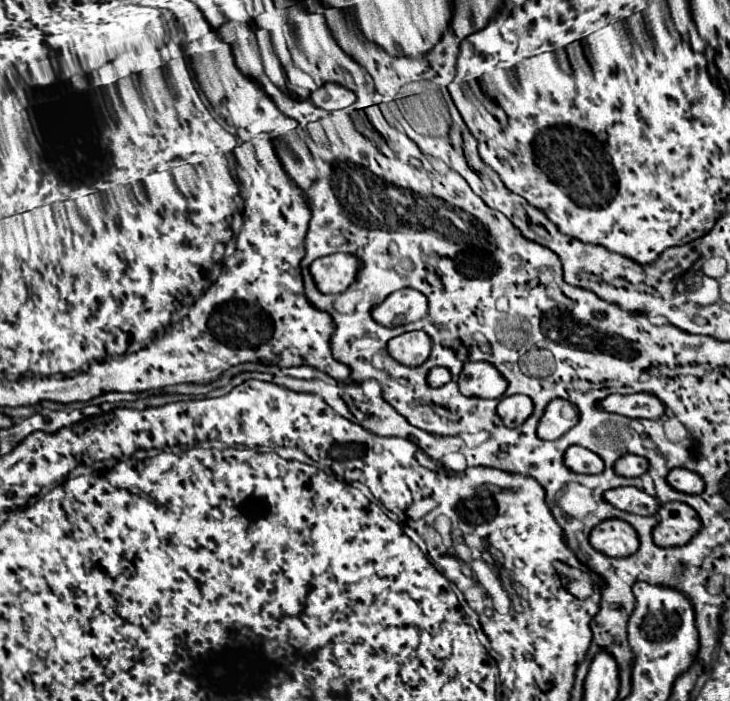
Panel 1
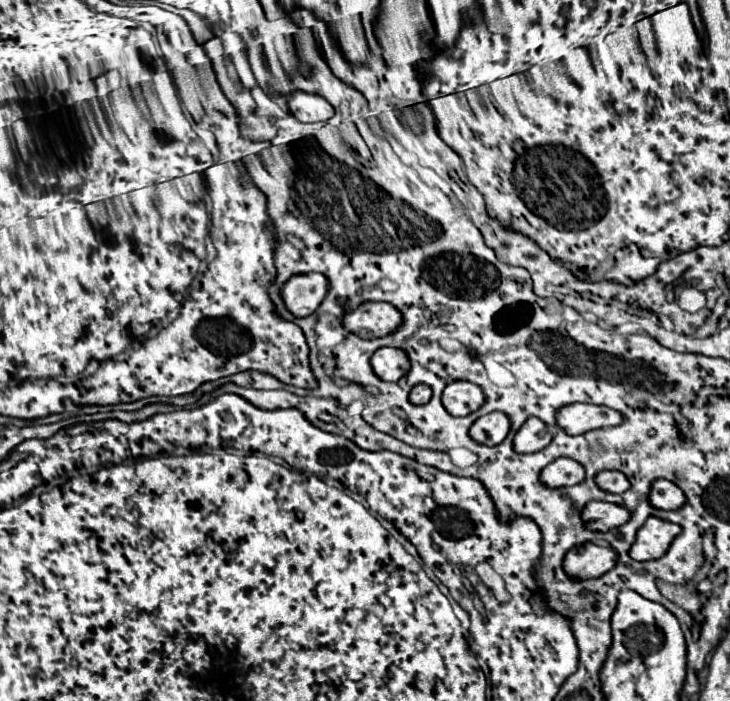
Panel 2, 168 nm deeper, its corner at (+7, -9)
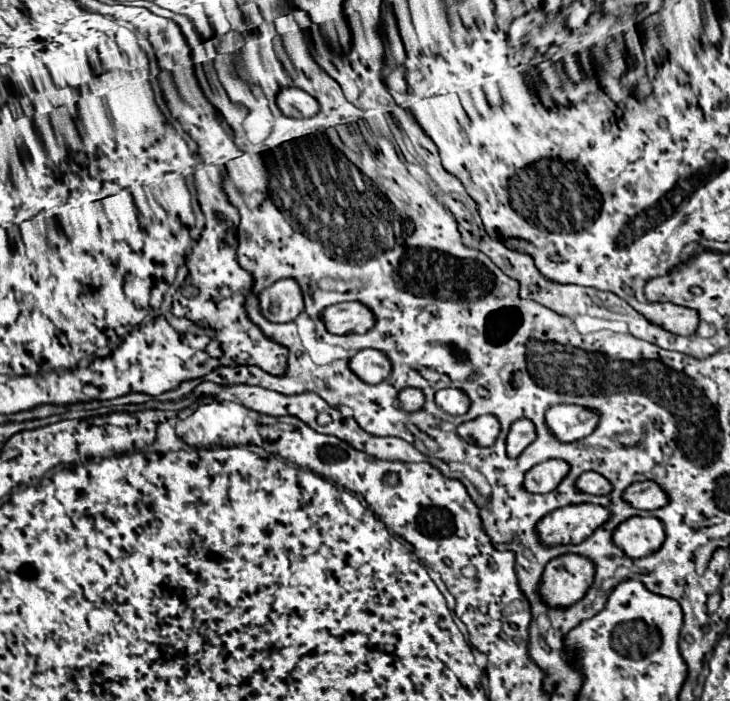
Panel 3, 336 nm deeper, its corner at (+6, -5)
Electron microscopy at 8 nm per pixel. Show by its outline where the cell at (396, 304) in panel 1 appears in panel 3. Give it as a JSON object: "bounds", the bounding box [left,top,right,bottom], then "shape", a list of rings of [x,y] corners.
{"bounds":[322,302,374,336],"shape":[[[342,302],[328,306],[326,310],[322,310],[322,320],[330,334],[340,334],[340,336],[350,332],[364,334],[374,324],[372,312],[360,302]]]}

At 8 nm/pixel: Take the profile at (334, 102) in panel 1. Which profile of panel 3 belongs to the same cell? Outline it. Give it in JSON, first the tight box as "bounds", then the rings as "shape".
{"bounds":[276,86,318,118],"shape":[[[294,86],[282,88],[276,96],[276,104],[280,112],[290,118],[310,118],[318,112],[318,102],[310,94]]]}

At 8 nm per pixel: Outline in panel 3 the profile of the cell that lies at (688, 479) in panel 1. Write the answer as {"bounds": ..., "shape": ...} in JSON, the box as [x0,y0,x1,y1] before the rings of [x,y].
{"bounds":[622,482,668,510],"shape":[[[634,482],[628,486],[622,494],[622,498],[632,506],[640,510],[658,510],[664,504],[668,504],[668,496],[656,482]]]}

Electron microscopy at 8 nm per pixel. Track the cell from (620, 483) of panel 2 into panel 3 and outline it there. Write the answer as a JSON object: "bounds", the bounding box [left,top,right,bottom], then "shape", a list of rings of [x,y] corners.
{"bounds":[576,472,612,496],"shape":[[[584,472],[578,476],[576,480],[576,490],[580,492],[586,492],[586,494],[596,494],[596,496],[602,496],[602,494],[608,494],[612,490],[610,482],[600,476],[598,472]]]}

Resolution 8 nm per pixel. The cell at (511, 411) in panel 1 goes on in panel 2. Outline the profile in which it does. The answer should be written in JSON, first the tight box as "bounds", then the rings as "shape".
{"bounds":[469,412,511,446],"shape":[[[491,412],[491,414],[485,414],[485,416],[477,418],[473,422],[469,434],[479,444],[495,446],[495,444],[499,444],[499,442],[505,440],[505,436],[509,434],[509,428],[511,428],[511,422],[509,422],[507,414]]]}

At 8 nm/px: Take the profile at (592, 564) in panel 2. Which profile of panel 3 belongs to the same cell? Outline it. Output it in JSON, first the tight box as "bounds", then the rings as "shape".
{"bounds":[538,554,594,606],"shape":[[[564,554],[546,564],[538,594],[548,606],[574,606],[594,580],[594,564],[578,554]]]}

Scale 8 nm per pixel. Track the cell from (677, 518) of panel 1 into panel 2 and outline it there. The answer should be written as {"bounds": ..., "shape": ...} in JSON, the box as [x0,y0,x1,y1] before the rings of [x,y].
{"bounds":[631,516,681,560],"shape":[[[649,516],[647,522],[639,528],[637,540],[631,546],[631,558],[633,560],[657,560],[661,558],[671,542],[681,534],[681,526],[673,522],[665,522],[657,516]]]}

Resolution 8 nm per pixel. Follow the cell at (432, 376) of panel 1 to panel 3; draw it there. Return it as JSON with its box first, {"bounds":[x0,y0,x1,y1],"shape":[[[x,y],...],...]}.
{"bounds":[398,388,424,412],"shape":[[[404,388],[398,394],[398,400],[400,400],[400,408],[404,412],[416,412],[424,406],[424,394],[418,388]]]}

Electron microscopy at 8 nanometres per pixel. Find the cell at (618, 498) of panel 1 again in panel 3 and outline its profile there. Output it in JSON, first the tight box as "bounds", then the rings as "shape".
{"bounds":[538,504,610,546],"shape":[[[596,504],[558,508],[538,522],[538,538],[542,538],[542,546],[578,544],[602,526],[608,516],[610,512]]]}

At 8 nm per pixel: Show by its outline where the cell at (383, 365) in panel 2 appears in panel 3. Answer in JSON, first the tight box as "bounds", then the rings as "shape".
{"bounds":[348,348,392,384],"shape":[[[372,348],[356,352],[354,358],[348,360],[348,366],[366,384],[382,382],[392,370],[386,354],[382,354],[380,350],[372,350]]]}

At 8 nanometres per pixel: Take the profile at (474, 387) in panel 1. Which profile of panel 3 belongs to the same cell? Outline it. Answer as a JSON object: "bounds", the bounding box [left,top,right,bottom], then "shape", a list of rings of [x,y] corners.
{"bounds":[436,388,470,414],"shape":[[[444,388],[436,392],[436,404],[448,414],[466,414],[470,408],[470,400],[462,390]]]}

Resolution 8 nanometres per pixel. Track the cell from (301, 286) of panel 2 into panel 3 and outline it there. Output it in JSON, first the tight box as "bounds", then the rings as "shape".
{"bounds":[258,278,304,322],"shape":[[[286,278],[274,282],[270,288],[262,290],[258,294],[260,300],[260,312],[266,320],[270,322],[292,322],[296,316],[304,310],[304,300],[302,300],[302,290],[296,280]]]}

